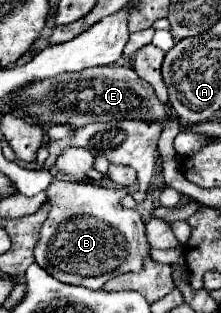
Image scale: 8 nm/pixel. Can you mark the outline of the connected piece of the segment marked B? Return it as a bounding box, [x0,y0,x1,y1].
[36,177,150,289]

